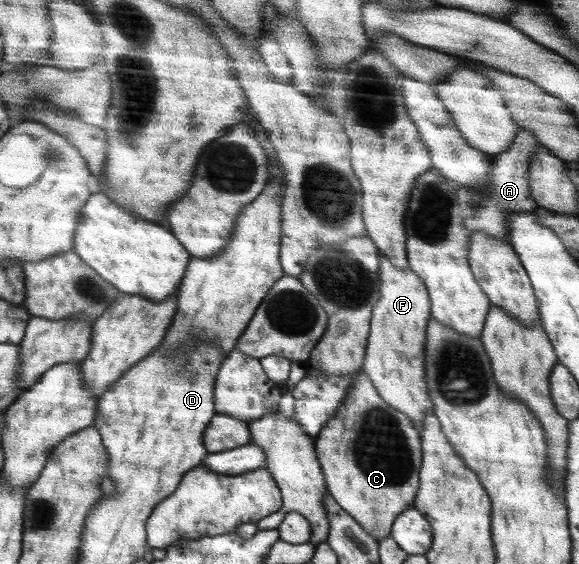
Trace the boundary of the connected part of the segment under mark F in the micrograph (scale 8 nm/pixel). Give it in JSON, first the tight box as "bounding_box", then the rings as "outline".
{"bounding_box":[361,252,434,431],"outline":[[[379,252],[379,265],[378,265],[378,279],[380,280],[380,297],[379,300],[373,305],[373,312],[371,312],[371,322],[370,322],[370,333],[366,347],[366,359],[363,362],[361,371],[365,372],[370,379],[373,381],[374,386],[377,388],[379,396],[386,401],[387,404],[390,404],[391,407],[402,411],[405,415],[410,416],[411,421],[414,423],[414,426],[421,431],[423,428],[423,422],[426,421],[427,412],[434,412],[434,403],[430,399],[430,387],[428,386],[428,380],[426,379],[426,331],[429,324],[429,319],[431,318],[430,311],[430,295],[429,289],[426,288],[426,285],[423,283],[421,277],[418,276],[417,272],[413,272],[409,265],[406,269],[395,267],[395,264],[391,263],[388,256],[385,256],[383,252]]]}

